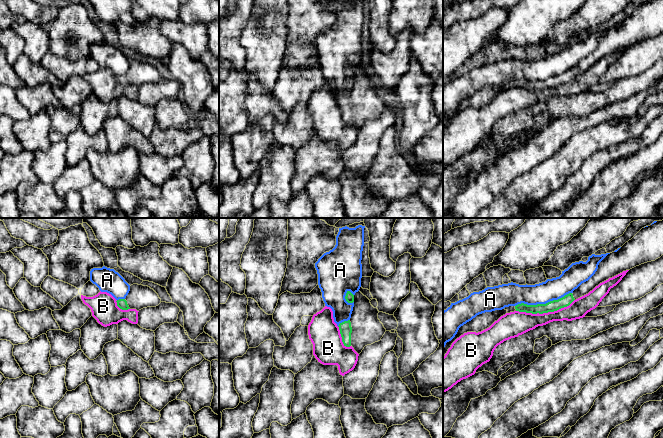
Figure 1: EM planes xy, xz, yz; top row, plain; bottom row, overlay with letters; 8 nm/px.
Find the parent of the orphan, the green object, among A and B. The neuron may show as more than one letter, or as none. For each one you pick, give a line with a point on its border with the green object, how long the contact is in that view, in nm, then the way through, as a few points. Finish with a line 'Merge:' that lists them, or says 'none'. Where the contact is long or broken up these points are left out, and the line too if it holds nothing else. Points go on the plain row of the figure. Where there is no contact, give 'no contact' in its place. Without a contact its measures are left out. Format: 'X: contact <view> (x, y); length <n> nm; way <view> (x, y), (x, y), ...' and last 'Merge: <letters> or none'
Merge: none

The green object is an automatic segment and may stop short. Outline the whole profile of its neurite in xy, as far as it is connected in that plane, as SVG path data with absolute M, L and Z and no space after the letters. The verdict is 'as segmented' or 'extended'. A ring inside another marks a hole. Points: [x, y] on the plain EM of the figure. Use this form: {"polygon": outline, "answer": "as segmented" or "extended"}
{"polygon": "M133 60L125 75L116 77L117 82L122 86L136 85L137 87L147 84L156 83L161 79L158 70L148 62Z", "answer": "extended"}

